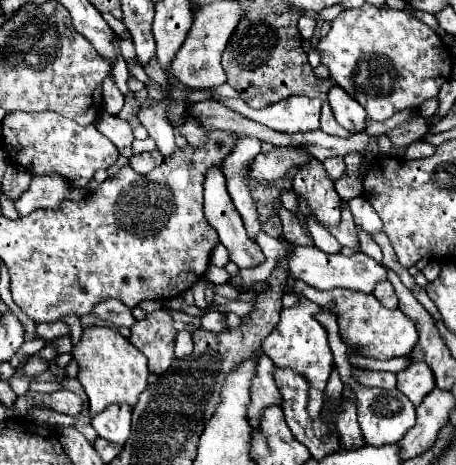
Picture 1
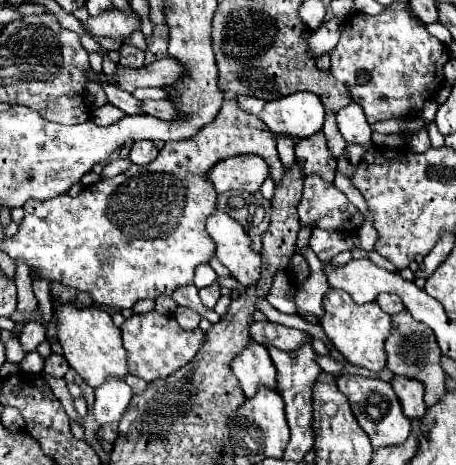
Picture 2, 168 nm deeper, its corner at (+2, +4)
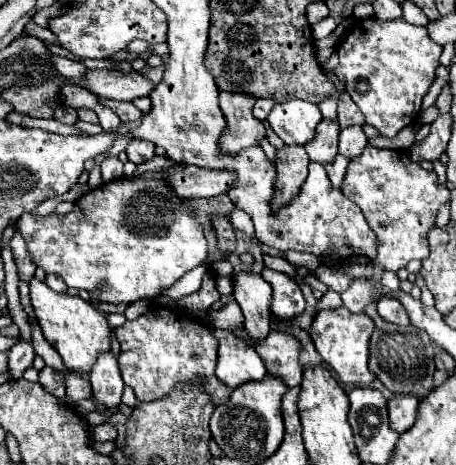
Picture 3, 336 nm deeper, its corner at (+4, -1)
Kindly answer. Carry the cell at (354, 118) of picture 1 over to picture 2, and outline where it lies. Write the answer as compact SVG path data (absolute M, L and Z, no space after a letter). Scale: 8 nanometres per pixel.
M352 102L352 106L338 110L336 120L338 120L340 134L348 144L368 144L370 142L372 130L358 104Z

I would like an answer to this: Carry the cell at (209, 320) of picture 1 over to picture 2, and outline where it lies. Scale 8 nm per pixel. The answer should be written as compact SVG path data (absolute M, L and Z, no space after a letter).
M214 282L214 284L206 286L206 288L200 288L198 296L200 296L200 300L202 300L202 304L206 308L214 308L216 302L218 302L218 298L220 298L220 284Z

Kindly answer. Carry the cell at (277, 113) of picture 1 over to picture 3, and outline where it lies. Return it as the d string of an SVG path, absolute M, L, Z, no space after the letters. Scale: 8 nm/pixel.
M290 99L282 105L274 105L266 121L286 145L304 145L306 141L314 139L316 125L322 121L322 113L318 105L310 101Z

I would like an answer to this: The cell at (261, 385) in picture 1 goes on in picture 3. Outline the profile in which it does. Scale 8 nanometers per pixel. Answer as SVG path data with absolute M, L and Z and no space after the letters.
M212 329L212 335L220 343L216 377L224 385L236 389L248 381L262 381L266 377L264 361L246 341L224 329Z

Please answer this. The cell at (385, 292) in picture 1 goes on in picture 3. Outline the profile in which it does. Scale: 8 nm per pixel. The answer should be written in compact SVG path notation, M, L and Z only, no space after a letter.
M382 297L378 301L378 313L384 321L390 321L390 323L396 323L396 325L408 325L410 319L406 315L406 309L396 301L396 299L388 299L388 297Z

